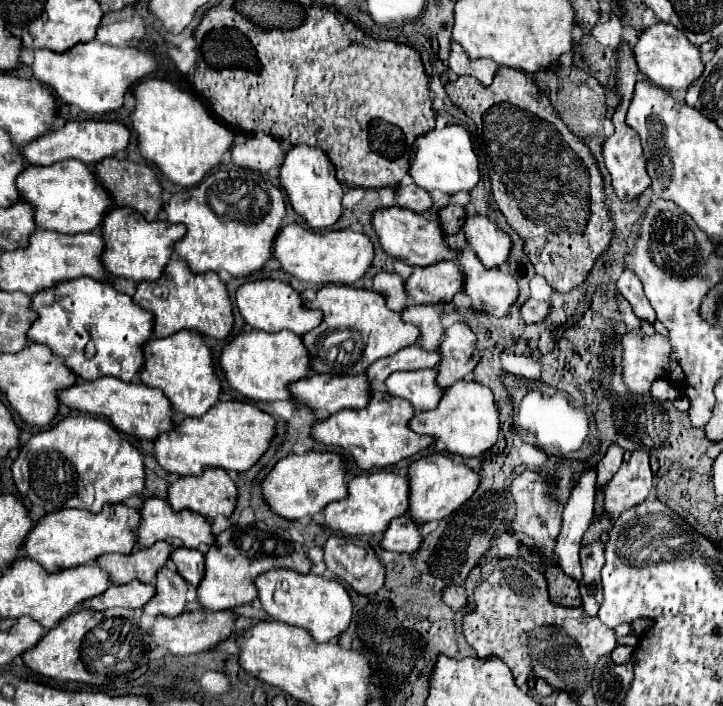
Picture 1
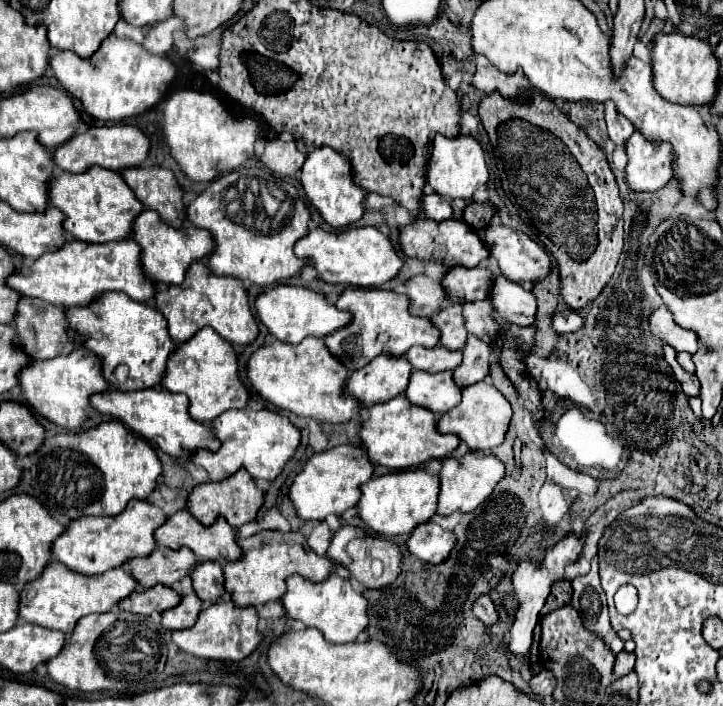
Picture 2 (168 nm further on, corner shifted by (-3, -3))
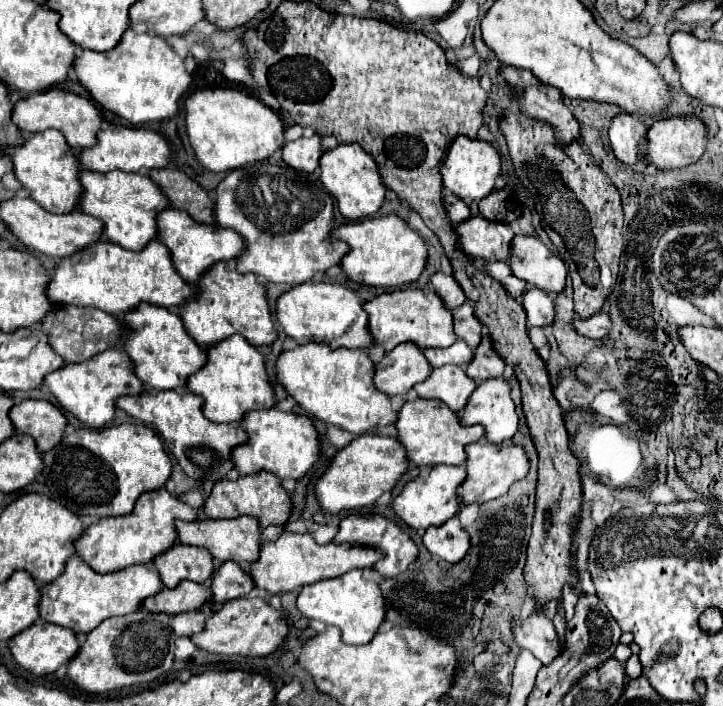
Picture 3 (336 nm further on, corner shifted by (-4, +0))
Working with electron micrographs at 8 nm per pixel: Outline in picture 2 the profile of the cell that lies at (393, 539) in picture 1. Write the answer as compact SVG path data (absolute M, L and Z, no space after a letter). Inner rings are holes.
M427 521L413 529L411 537L407 539L407 551L425 563L441 563L453 549L453 543L455 539L451 531Z

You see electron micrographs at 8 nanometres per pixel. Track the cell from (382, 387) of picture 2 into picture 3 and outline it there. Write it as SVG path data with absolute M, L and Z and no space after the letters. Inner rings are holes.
M404 342L378 362L374 384L378 390L396 396L406 394L414 384L426 380L430 374L432 366L426 360L424 350L412 342Z

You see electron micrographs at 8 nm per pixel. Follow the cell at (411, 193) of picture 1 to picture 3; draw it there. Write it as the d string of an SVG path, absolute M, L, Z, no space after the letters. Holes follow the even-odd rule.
M448 192L444 194L444 206L446 206L446 212L448 212L452 224L460 224L470 218L470 208L464 204L464 200L460 200L454 194L448 194Z

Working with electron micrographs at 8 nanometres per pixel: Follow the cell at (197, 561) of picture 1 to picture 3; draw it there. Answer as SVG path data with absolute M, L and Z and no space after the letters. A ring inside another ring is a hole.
M226 562L212 576L212 596L216 604L246 596L254 588L252 576L238 564Z

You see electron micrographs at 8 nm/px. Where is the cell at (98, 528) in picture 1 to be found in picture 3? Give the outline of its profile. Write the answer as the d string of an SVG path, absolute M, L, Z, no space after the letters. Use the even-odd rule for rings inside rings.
M158 488L140 496L130 516L102 518L98 524L88 526L86 534L76 542L78 556L100 574L122 570L134 564L150 564L156 556L164 554L178 540L174 520L200 520L202 510L190 508L166 488Z

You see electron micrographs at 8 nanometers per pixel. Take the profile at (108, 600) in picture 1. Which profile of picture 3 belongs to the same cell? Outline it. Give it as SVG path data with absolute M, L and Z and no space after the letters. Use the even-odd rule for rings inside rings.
M186 580L186 582L178 584L178 588L174 588L174 590L164 588L156 596L150 596L150 600L146 600L146 604L142 608L150 610L150 612L166 612L168 616L176 616L182 612L202 610L206 604L212 608L210 588L206 588L204 584Z

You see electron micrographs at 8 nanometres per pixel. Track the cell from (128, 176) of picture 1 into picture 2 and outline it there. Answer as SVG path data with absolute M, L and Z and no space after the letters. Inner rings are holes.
M131 167L123 169L121 177L131 187L135 197L145 209L153 209L159 217L173 227L181 227L185 221L185 205L173 173L163 167Z

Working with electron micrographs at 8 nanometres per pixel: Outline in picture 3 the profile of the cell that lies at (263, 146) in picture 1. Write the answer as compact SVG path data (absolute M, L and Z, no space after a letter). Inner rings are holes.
M318 134L302 136L294 142L286 142L284 144L284 162L296 170L314 172L320 164L320 156L324 154L320 142L322 142L322 138Z

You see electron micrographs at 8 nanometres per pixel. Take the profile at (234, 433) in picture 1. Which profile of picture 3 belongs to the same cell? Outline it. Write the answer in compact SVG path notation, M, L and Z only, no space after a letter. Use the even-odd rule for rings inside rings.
M276 408L254 410L254 412L248 412L240 424L250 436L248 444L238 446L234 450L234 464L240 474L256 474L260 470L266 470L276 474L278 478L298 480L320 458L318 430L312 418L306 414L292 414Z

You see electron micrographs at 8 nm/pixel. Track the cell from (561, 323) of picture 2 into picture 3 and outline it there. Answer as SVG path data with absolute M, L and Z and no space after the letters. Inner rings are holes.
M600 312L598 316L592 316L590 320L576 320L574 328L578 330L578 334L586 336L586 338L598 338L598 340L606 340L610 336L610 316Z

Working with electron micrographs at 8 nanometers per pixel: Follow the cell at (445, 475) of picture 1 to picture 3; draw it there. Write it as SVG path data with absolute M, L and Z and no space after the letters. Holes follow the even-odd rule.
M474 442L466 446L468 454L468 478L464 480L458 494L466 504L470 502L488 502L494 498L500 498L508 492L508 488L522 480L528 474L530 462L522 446L516 444L490 444L490 442Z

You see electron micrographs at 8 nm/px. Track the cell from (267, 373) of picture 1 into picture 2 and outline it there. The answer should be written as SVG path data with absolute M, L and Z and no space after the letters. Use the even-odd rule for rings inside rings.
M309 337L297 345L273 341L251 353L245 367L251 389L265 401L279 409L287 409L301 417L311 417L321 423L343 423L349 421L361 403L351 397L343 397L343 385L349 371L329 353L323 339Z

